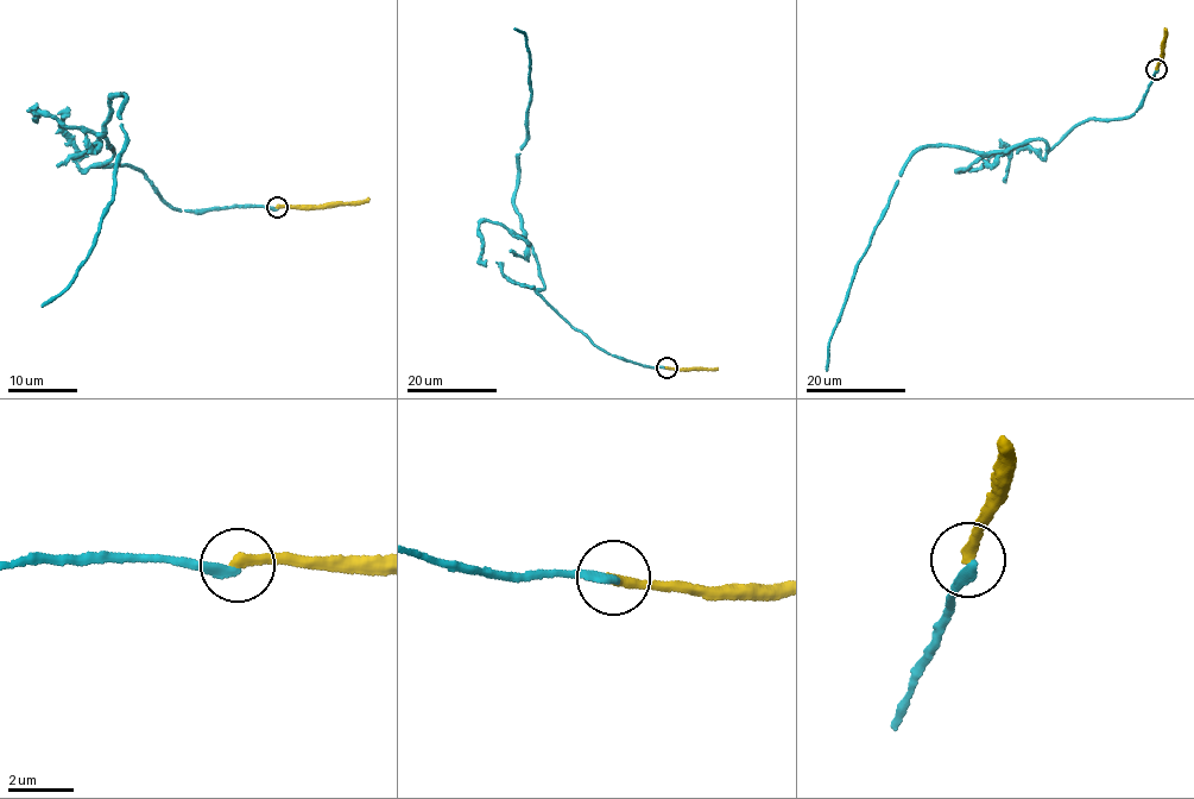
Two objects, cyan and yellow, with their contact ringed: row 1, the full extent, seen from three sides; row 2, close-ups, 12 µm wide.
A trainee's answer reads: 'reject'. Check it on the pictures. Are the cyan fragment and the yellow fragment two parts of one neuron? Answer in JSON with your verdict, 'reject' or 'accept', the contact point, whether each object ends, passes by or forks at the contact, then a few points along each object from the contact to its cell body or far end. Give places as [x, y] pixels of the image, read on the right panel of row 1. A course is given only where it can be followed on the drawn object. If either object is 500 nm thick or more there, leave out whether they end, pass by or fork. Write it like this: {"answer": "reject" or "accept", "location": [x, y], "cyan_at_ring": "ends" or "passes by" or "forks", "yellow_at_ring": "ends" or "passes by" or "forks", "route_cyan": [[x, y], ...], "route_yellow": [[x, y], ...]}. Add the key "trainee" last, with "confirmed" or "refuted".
{"answer": "reject", "location": [1156, 69], "cyan_at_ring": "ends", "yellow_at_ring": "ends", "route_cyan": [[1156, 69], [1130, 117], [1088, 119], [1049, 150], [932, 144], [909, 158], [827, 371]], "route_yellow": [[1156, 68], [1163, 57], [1167, 35], [1164, 29]], "trainee": "confirmed"}

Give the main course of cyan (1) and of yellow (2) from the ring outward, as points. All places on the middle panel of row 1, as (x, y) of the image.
1: (667, 366), (645, 366), (604, 351), (536, 291), (544, 283), (513, 194), (531, 99), (526, 36), (515, 29)
2: (667, 367), (716, 369)

